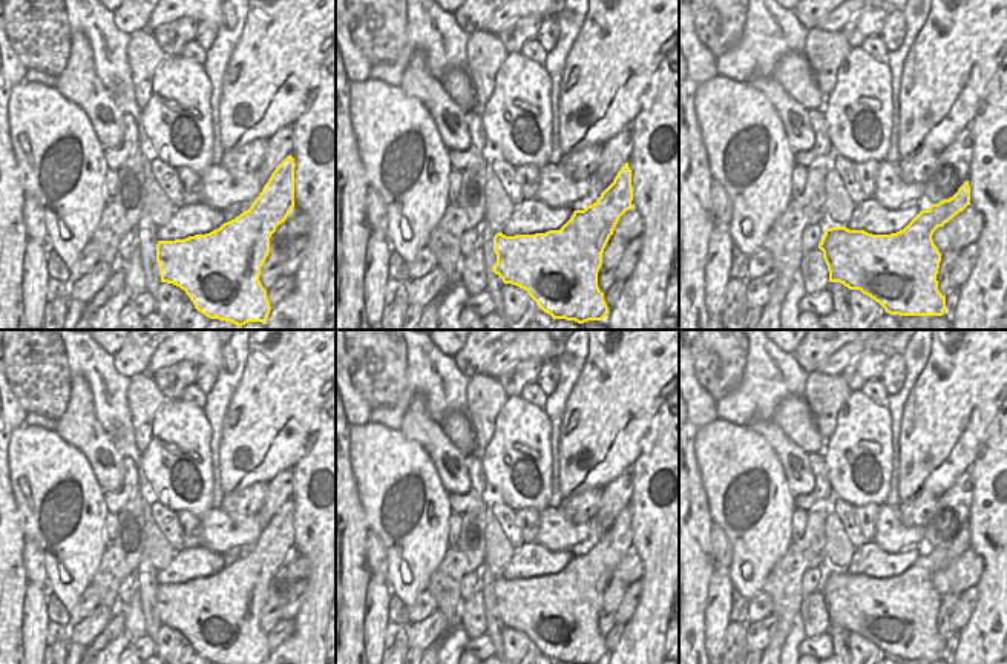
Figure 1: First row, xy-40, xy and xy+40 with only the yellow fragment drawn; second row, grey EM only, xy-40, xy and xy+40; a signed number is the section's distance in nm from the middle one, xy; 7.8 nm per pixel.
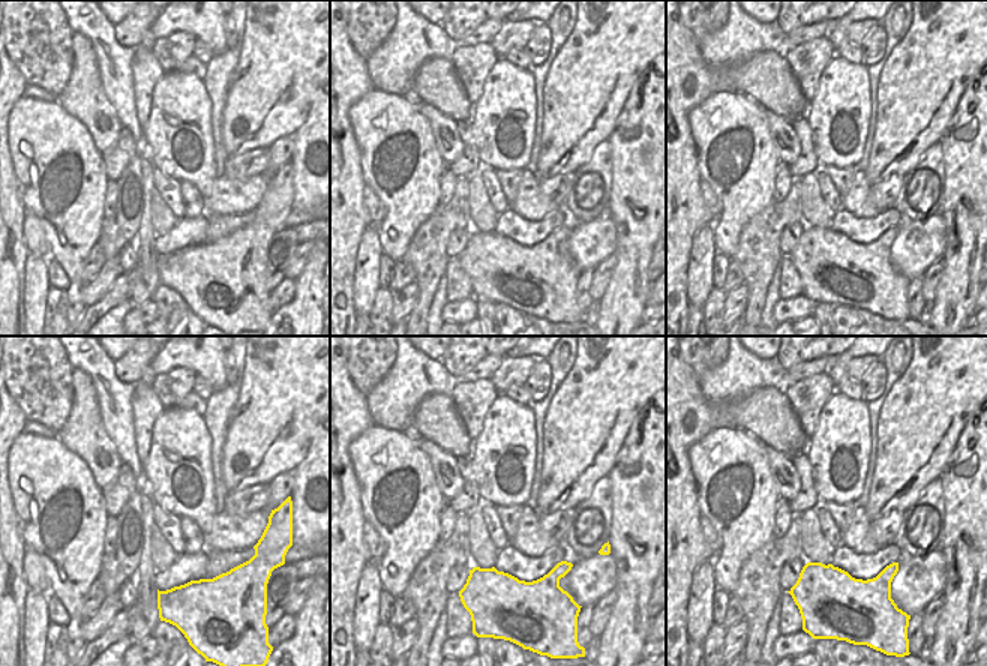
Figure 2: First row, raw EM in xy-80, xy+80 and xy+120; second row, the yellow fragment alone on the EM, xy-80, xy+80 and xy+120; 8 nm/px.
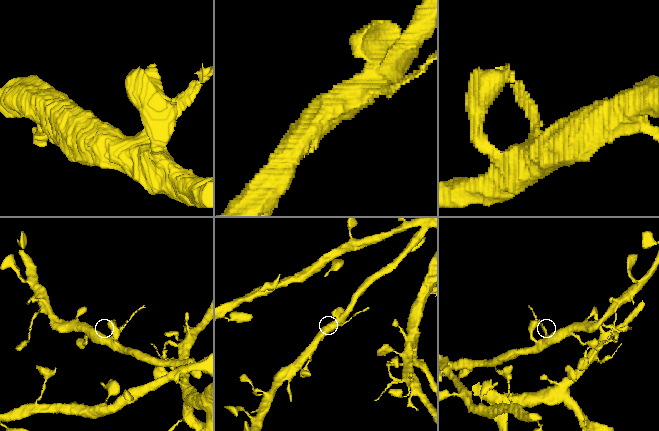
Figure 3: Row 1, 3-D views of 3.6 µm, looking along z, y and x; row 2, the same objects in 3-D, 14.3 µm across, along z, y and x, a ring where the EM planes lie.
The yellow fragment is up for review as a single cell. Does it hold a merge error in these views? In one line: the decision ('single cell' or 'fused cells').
fused cells

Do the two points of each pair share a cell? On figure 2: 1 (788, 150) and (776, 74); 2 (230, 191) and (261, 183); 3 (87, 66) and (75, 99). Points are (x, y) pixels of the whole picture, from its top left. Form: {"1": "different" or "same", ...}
{"1": "different", "2": "same", "3": "same"}

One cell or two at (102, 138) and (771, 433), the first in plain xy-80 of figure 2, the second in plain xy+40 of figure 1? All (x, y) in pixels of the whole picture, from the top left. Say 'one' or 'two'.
one

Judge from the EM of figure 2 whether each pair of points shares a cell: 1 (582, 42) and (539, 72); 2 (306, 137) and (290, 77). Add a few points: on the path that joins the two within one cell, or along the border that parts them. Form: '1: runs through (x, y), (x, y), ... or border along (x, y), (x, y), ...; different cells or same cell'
1: border along (569, 35), (548, 71), (542, 99); different cells
2: border along (314, 92), (309, 116), (294, 131); different cells

